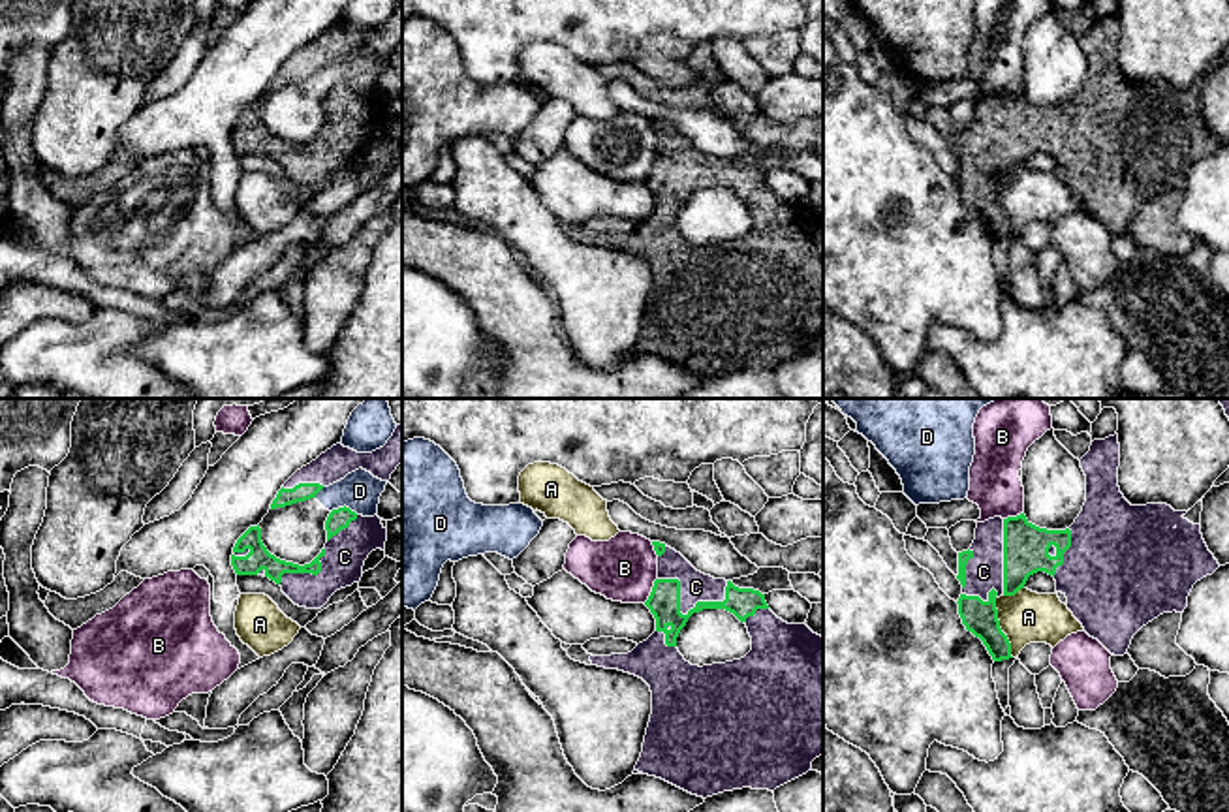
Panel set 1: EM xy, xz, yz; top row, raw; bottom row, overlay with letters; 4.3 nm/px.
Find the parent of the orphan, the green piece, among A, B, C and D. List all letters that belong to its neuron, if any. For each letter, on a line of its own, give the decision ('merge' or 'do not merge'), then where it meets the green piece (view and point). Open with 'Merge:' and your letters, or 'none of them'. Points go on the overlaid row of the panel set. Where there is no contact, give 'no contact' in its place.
Merge: C
A: do not merge; meets green in yz at (1000, 628)
B: do not merge; meets green in xz at (653, 591)
C: merge; meets green in xz at (679, 609)
D: do not merge; meets green in xy at (344, 506)

